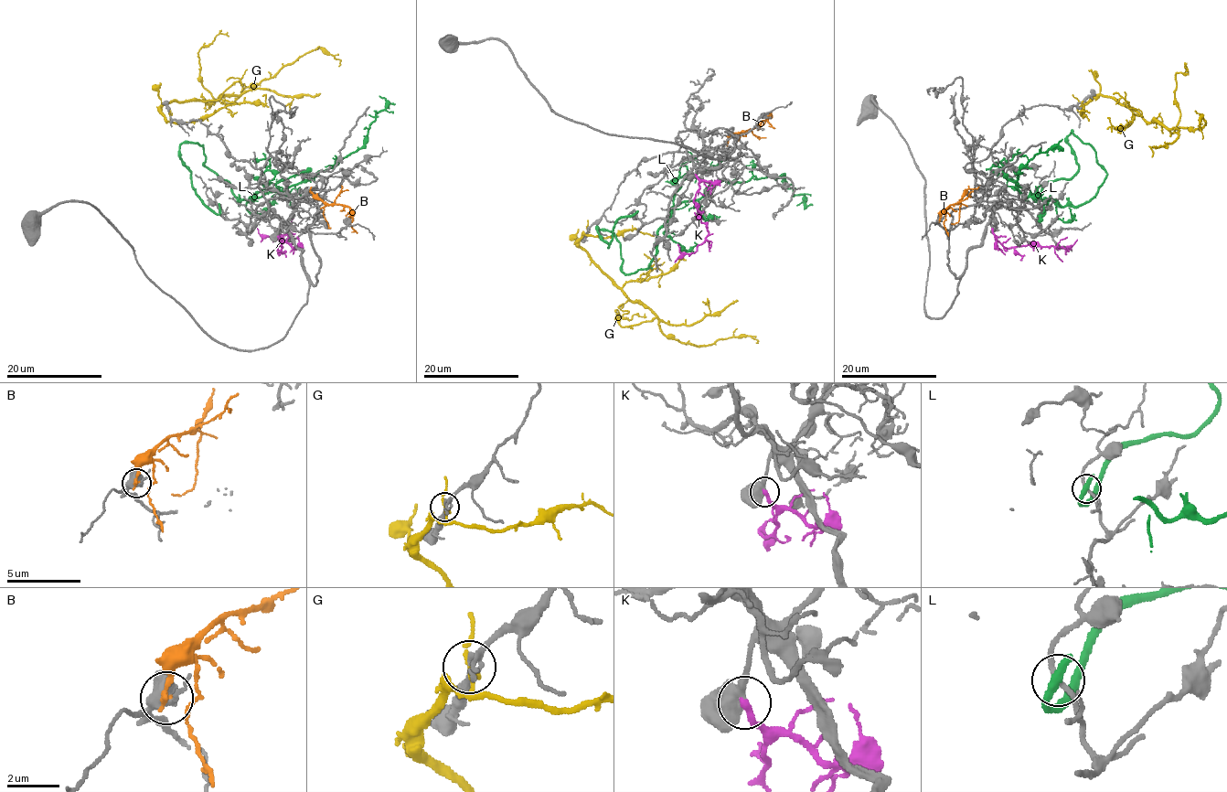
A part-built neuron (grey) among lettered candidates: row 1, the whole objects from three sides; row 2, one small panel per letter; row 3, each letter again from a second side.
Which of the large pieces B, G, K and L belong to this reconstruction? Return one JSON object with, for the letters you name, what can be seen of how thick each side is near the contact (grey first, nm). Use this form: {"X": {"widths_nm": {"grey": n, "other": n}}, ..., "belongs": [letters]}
{"K": {"widths_nm": {"grey": 400, "other": 280}}, "belongs": ["K"]}

